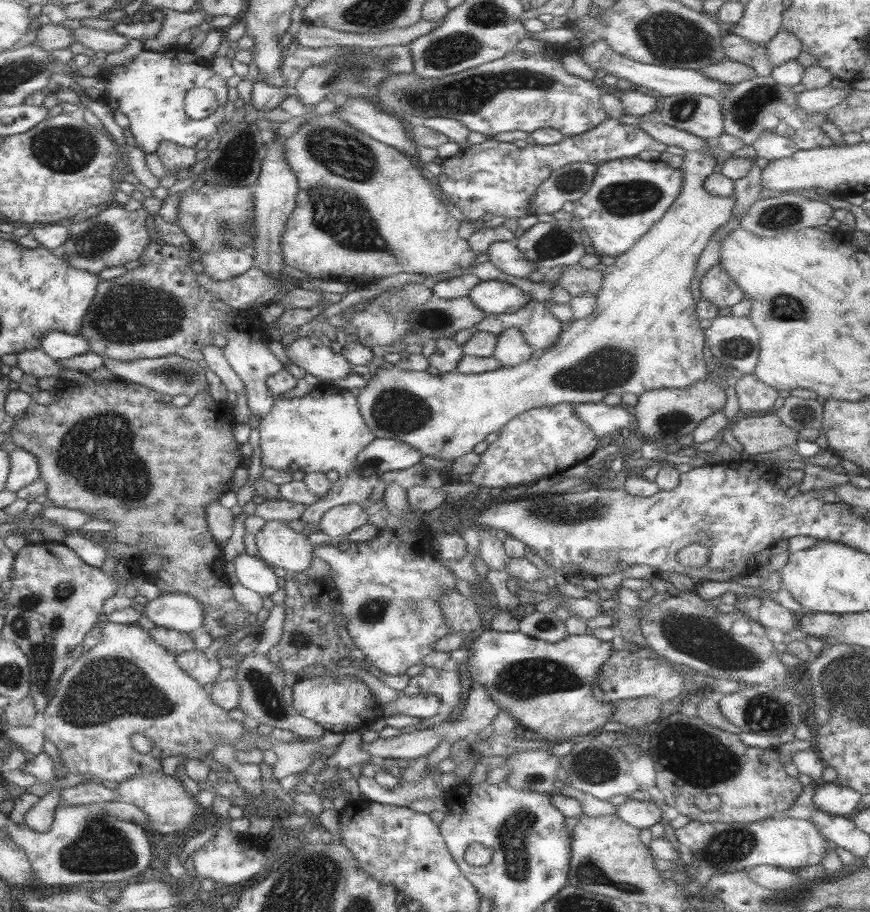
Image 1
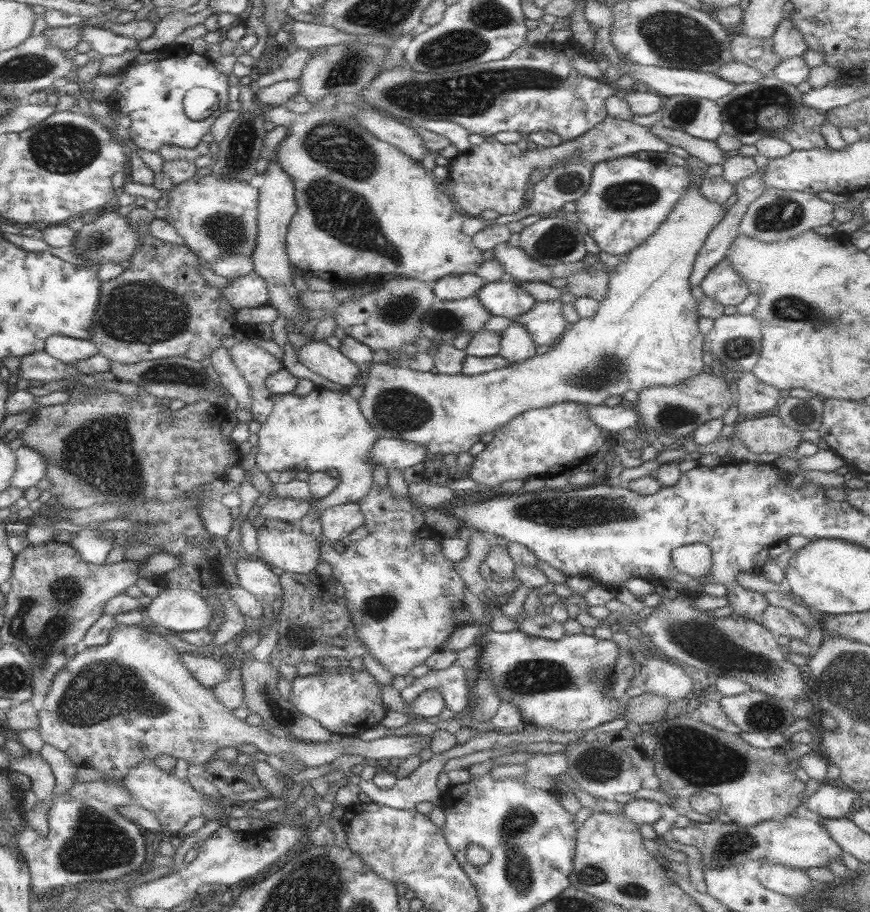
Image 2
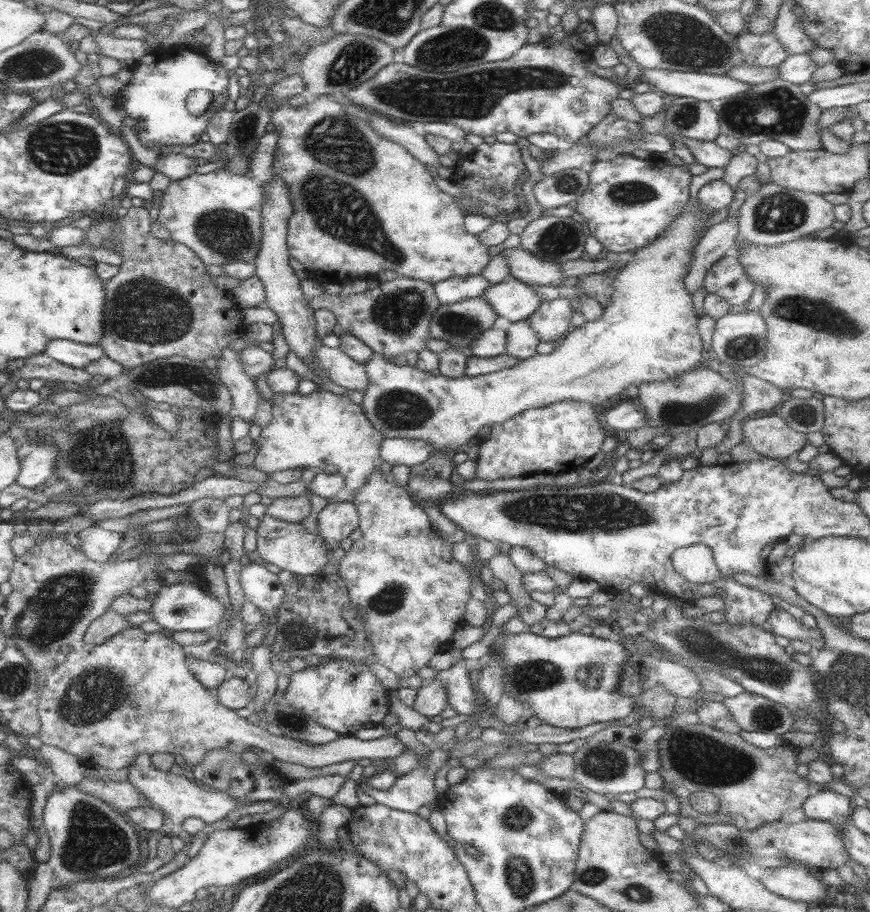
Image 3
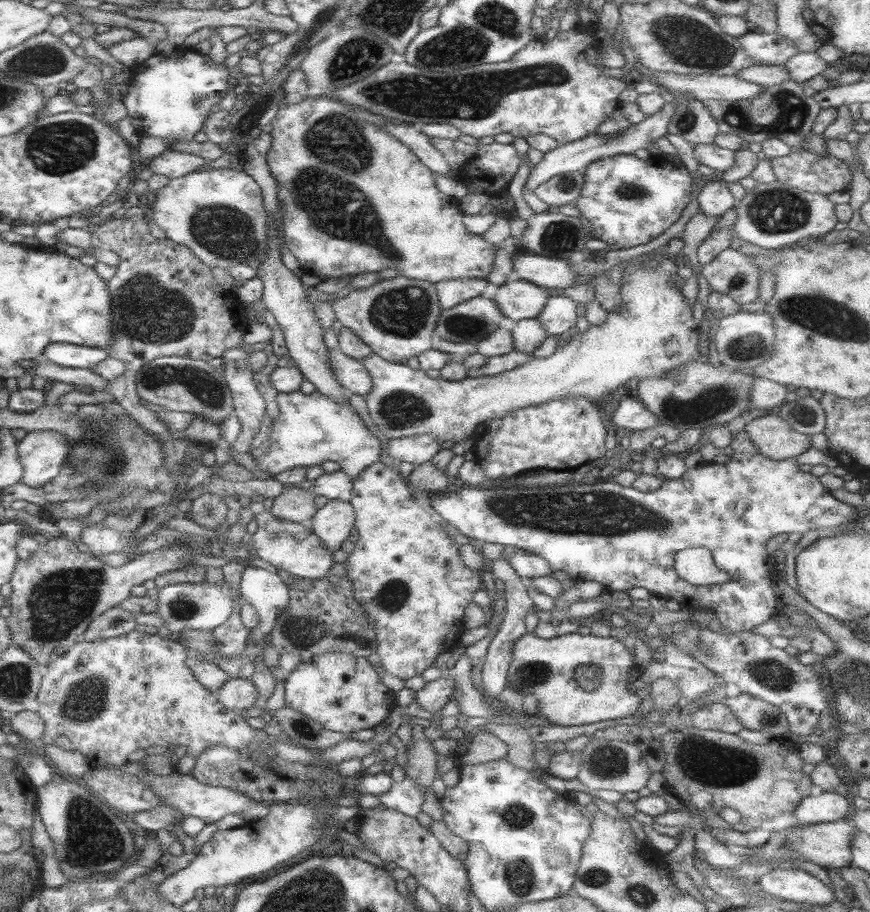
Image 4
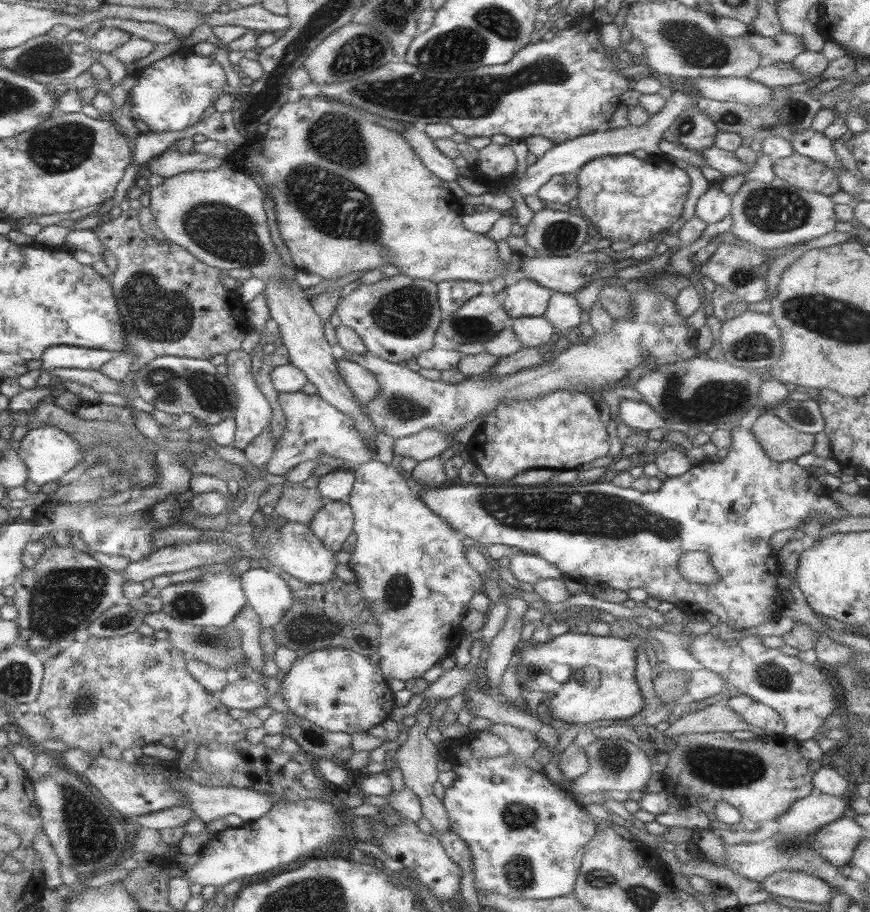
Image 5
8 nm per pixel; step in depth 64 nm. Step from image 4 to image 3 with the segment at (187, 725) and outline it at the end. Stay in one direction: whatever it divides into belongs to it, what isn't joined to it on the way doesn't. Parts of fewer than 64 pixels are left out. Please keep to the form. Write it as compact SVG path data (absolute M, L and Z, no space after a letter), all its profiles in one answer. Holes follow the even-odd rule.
M127 628L111 636L105 644L79 644L65 652L65 660L53 668L45 678L45 686L39 688L41 698L37 704L39 732L37 738L43 746L59 748L67 754L77 756L87 770L97 768L111 776L117 770L129 768L139 754L153 756L157 752L181 756L189 768L195 768L209 750L229 750L235 754L247 748L257 748L259 752L269 752L273 760L287 764L297 764L305 768L323 768L331 764L341 764L345 760L371 760L373 764L387 766L393 758L399 758L407 746L403 746L395 736L383 736L377 740L357 740L355 736L339 736L323 746L309 746L293 738L283 738L281 734L271 734L265 726L255 724L247 718L239 718L235 710L225 708L217 700L217 690L205 688L193 672L187 668L185 652L179 644L167 638L163 632L145 634L141 628Z

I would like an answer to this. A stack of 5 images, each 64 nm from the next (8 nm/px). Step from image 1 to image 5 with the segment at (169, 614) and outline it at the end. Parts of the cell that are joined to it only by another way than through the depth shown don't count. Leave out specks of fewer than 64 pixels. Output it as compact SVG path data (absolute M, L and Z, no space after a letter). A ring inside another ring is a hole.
M229 570L213 574L207 572L199 582L183 582L183 584L173 584L165 586L159 590L159 602L161 602L161 612L169 616L171 620L201 626L201 628L223 628L233 622L237 612L245 606L245 596L241 590L241 580L239 576L233 576Z

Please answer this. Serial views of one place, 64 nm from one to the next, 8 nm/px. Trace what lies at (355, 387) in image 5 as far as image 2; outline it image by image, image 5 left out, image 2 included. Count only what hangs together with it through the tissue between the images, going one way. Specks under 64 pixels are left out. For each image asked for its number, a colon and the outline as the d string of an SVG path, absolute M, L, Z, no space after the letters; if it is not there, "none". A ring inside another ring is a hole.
2: M309 338L309 342L295 350L295 356L297 362L301 362L313 374L347 388L353 386L353 380L359 374L359 366L353 364L347 356L343 356L339 348L335 350L327 346L325 340Z
3: M323 344L317 346L313 350L313 362L315 362L315 368L321 372L321 376L345 388L347 392L353 392L353 390L363 392L367 388L367 374L363 364L351 360L339 348L327 348Z
4: M327 350L327 362L333 372L333 378L349 392L349 396L351 394L367 396L367 392L371 392L373 382L367 368L361 362L341 352L331 352L331 350Z

